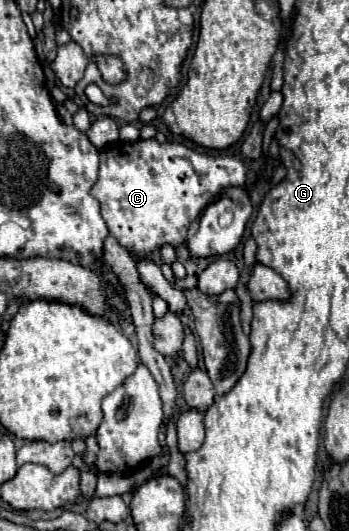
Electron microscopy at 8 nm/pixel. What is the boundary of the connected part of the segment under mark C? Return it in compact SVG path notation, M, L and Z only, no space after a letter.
M156 139L136 141L136 143L118 143L110 149L100 151L100 173L98 181L92 187L92 197L98 199L102 205L104 221L112 237L116 237L130 253L138 257L146 257L154 249L160 249L164 243L178 247L186 241L188 225L200 217L206 205L212 203L226 187L232 185L246 185L248 165L240 157L228 155L206 155L196 153L180 143L158 143Z

